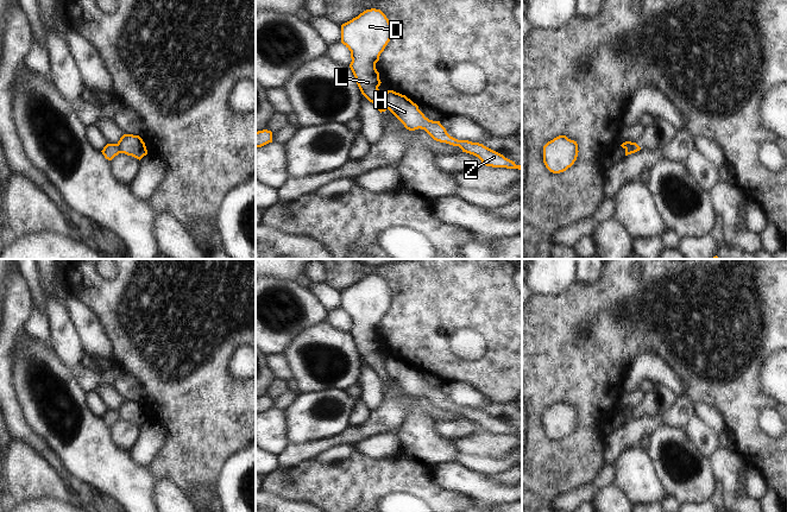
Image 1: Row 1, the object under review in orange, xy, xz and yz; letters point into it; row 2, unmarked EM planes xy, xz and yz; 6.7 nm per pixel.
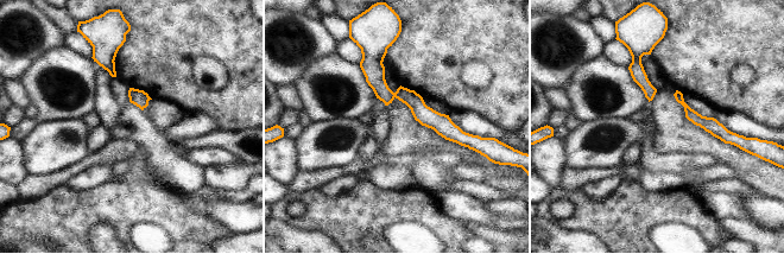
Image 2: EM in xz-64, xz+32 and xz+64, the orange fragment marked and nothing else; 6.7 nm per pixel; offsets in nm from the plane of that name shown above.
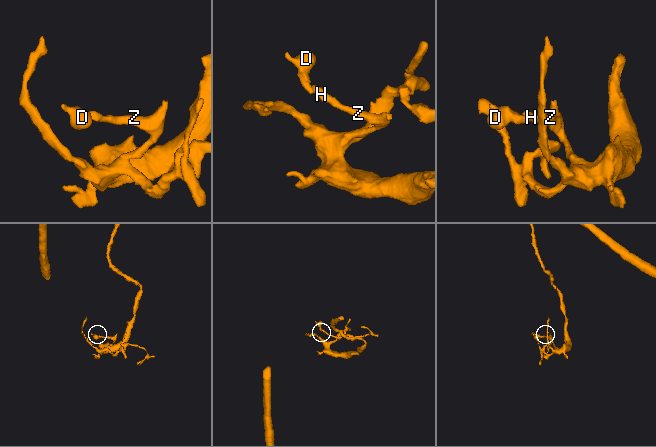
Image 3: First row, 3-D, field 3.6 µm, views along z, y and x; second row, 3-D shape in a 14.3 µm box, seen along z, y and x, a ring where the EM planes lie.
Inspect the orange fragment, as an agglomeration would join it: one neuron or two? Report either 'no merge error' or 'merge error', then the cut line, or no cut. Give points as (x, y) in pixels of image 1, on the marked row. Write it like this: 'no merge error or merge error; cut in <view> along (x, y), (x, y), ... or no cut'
merge error; cut in xz along (383, 94), (388, 108)

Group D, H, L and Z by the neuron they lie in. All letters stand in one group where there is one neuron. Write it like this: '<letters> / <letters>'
D L / H Z

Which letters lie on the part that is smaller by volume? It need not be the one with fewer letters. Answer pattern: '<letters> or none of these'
D, L

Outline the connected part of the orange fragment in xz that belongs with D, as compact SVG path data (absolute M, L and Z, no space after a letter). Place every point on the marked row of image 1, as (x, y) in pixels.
M376 8L366 10L358 17L341 25L341 43L351 51L352 62L350 68L355 77L355 82L361 94L372 102L382 113L388 109L384 94L378 89L380 86L379 72L376 63L380 53L391 39L392 26L386 15Z

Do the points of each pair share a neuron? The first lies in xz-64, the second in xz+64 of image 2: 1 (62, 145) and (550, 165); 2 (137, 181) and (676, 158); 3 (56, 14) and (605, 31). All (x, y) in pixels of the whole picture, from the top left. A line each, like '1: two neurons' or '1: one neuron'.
1: two neurons
2: two neurons
3: one neuron

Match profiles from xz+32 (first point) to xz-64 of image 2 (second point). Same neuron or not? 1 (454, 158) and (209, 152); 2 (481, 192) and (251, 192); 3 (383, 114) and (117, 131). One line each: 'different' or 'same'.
1: same
2: same
3: different

